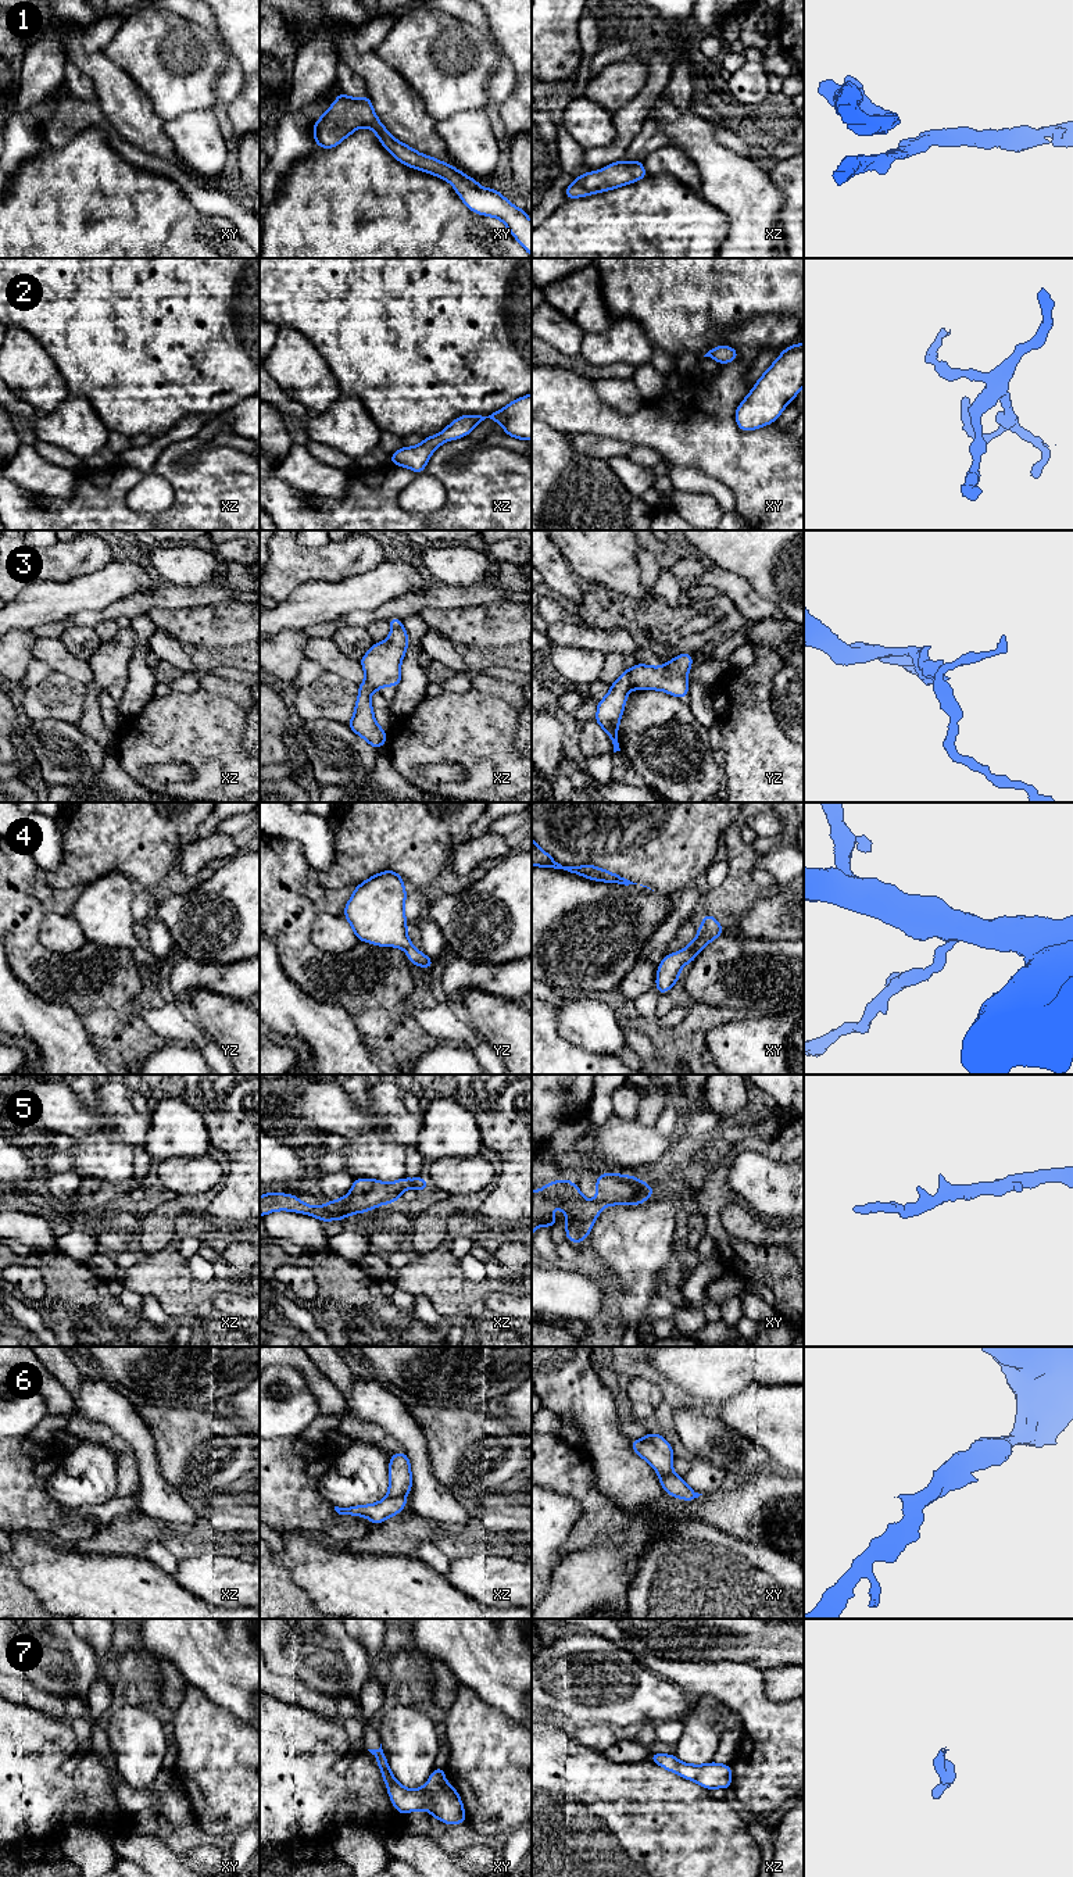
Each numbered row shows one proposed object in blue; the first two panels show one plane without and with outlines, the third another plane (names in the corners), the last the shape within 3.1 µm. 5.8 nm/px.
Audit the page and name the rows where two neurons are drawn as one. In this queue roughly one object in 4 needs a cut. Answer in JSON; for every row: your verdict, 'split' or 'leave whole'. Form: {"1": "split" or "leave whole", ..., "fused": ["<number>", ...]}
{"1": "leave whole", "2": "leave whole", "3": "split", "4": "leave whole", "5": "leave whole", "6": "split", "7": "leave whole", "fused": ["3", "6"]}

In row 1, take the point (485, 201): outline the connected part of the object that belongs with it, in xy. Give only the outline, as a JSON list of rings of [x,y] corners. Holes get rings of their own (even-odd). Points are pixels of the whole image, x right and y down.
[[[339,92],[333,106],[312,125],[314,140],[319,147],[333,149],[360,126],[371,128],[382,146],[401,164],[450,182],[471,211],[502,221],[509,233],[532,257],[532,221],[525,210],[511,204],[496,189],[482,187],[478,180],[453,165],[421,154],[394,139],[380,124],[368,96],[355,99]]]

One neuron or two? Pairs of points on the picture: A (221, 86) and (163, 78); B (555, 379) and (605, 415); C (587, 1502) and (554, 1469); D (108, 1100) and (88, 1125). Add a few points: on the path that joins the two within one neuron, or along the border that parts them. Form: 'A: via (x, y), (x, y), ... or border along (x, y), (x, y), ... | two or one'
A: border along (225, 54), (225, 68), (213, 85), (217, 100) | two
B: via (568, 392), (593, 415) | one
C: via (580, 1494), (562, 1476) | one
D: via (102, 1107), (92, 1118) | one

